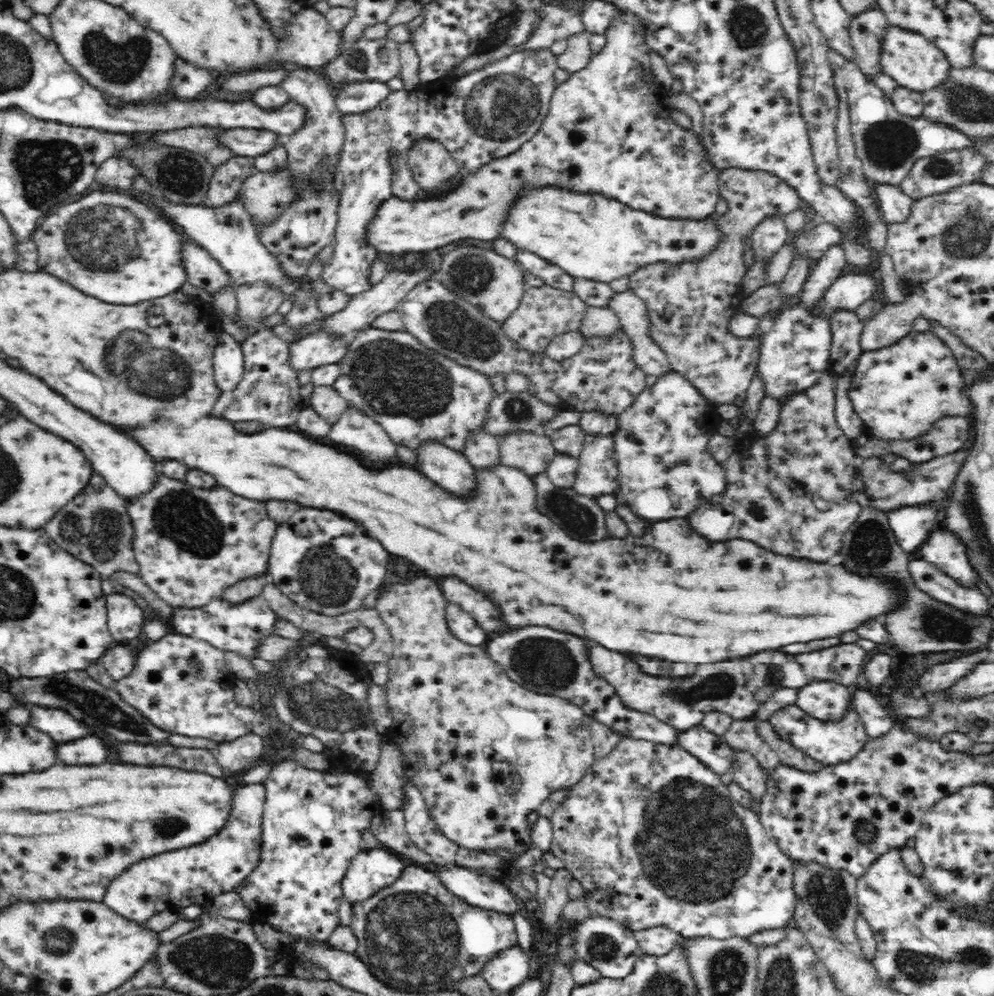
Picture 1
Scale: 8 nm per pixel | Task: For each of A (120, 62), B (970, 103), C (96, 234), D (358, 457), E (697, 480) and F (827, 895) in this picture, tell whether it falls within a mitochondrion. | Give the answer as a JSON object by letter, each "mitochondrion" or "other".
{"A":"mitochondrion","B":"mitochondrion","C":"mitochondrion","D":"other","E":"other","F":"mitochondrion"}

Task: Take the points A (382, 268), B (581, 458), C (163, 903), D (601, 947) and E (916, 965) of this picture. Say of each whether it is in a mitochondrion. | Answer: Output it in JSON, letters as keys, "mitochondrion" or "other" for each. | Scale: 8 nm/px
{"A":"other","B":"other","C":"other","D":"mitochondrion","E":"mitochondrion"}

